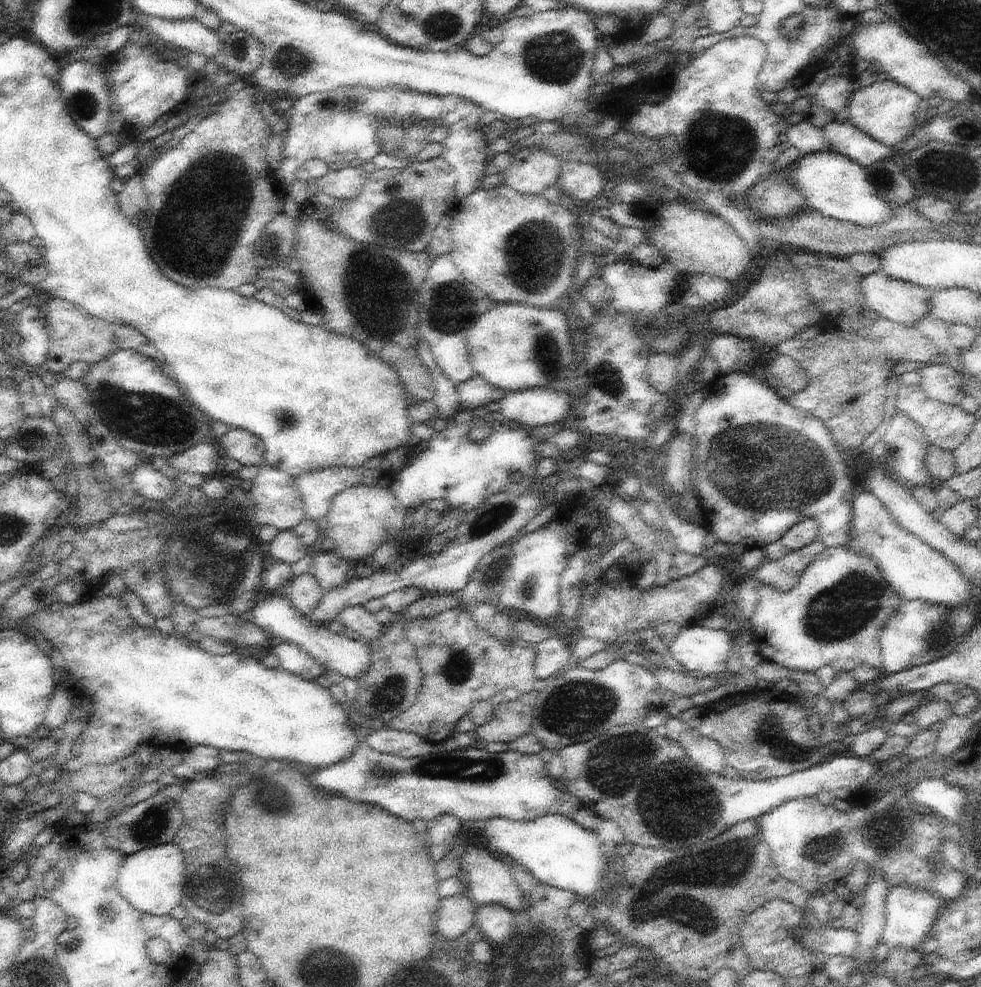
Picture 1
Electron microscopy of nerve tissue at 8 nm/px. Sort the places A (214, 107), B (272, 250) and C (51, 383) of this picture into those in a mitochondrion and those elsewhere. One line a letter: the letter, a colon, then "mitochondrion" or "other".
A: other
B: other
C: other

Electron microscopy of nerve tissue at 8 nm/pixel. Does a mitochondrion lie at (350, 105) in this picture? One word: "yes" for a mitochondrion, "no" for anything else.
yes

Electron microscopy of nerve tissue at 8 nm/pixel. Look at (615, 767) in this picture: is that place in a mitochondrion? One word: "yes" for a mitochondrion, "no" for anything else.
yes

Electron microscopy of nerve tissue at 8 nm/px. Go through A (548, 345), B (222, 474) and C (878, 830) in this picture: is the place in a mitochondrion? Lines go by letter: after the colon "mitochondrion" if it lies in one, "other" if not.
A: mitochondrion
B: other
C: mitochondrion

